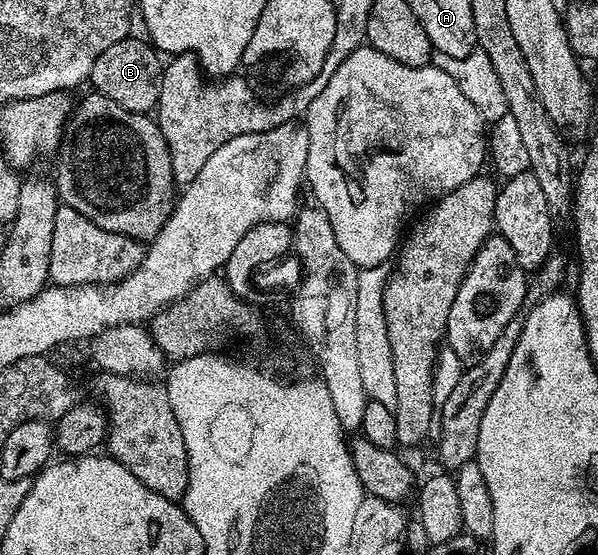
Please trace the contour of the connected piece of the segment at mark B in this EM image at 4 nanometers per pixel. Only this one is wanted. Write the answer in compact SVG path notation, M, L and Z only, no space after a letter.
M129 36L118 40L118 44L110 44L110 48L106 48L106 52L102 52L98 60L94 60L90 86L95 93L114 100L114 104L130 112L148 114L155 111L158 104L165 63L155 46L149 44L143 37L142 39L136 37Z

